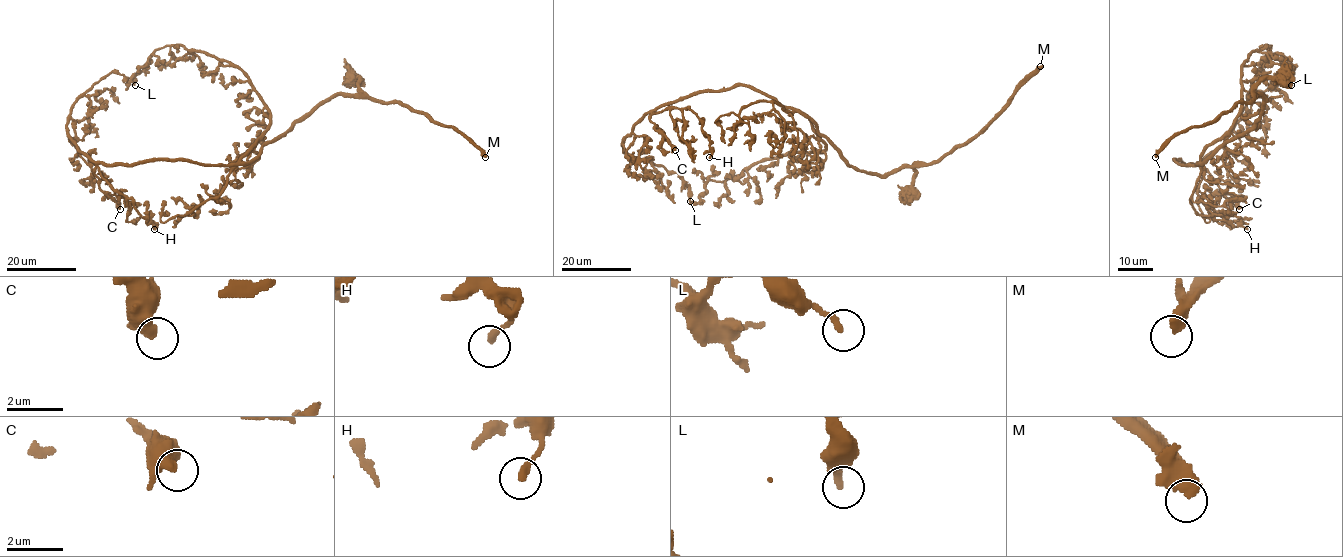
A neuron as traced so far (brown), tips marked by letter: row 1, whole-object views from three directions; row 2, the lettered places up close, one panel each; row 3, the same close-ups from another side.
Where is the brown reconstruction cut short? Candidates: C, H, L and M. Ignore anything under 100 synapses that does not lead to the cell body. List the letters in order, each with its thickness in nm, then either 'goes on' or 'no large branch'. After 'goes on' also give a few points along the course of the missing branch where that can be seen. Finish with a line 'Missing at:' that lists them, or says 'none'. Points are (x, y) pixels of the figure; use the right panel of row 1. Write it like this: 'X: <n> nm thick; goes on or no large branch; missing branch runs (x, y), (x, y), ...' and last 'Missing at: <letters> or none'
C: 320 nm thick; no large branch
H: 240 nm thick; no large branch
L: 220 nm thick; no large branch
M: 480 nm thick; goes on; missing branch runs (1155, 157), (1117, 160), (1112, 155)
Missing at: M

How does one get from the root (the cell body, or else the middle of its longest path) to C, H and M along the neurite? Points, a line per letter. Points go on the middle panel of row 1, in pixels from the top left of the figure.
C: (796, 109), (783, 108), (745, 85), (694, 92), (659, 105), (651, 115), (654, 129), (675, 150)
H: (796, 109), (734, 85), (694, 92), (653, 112), (687, 108), (694, 112), (709, 139), (709, 157)
M: (796, 109), (813, 122), (850, 165), (887, 175), (901, 168), (938, 162), (969, 142), (1040, 66)

